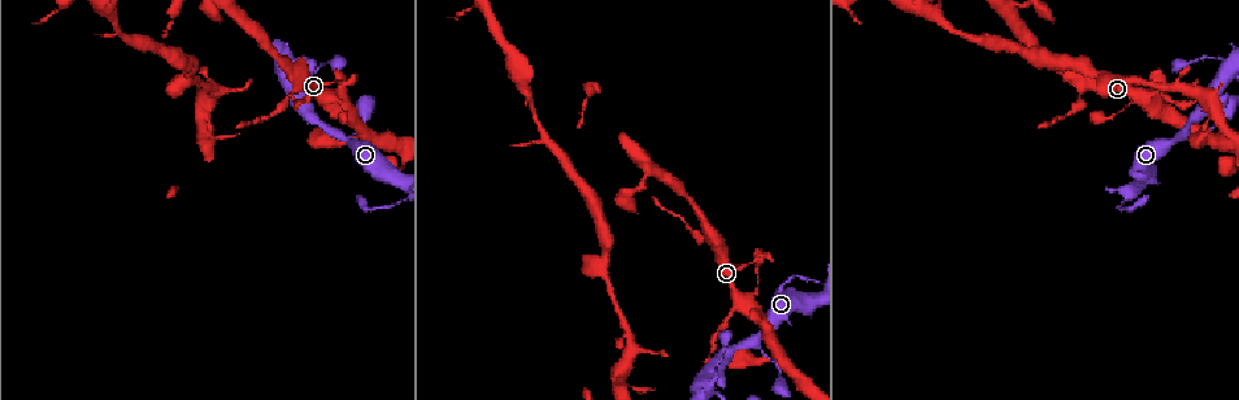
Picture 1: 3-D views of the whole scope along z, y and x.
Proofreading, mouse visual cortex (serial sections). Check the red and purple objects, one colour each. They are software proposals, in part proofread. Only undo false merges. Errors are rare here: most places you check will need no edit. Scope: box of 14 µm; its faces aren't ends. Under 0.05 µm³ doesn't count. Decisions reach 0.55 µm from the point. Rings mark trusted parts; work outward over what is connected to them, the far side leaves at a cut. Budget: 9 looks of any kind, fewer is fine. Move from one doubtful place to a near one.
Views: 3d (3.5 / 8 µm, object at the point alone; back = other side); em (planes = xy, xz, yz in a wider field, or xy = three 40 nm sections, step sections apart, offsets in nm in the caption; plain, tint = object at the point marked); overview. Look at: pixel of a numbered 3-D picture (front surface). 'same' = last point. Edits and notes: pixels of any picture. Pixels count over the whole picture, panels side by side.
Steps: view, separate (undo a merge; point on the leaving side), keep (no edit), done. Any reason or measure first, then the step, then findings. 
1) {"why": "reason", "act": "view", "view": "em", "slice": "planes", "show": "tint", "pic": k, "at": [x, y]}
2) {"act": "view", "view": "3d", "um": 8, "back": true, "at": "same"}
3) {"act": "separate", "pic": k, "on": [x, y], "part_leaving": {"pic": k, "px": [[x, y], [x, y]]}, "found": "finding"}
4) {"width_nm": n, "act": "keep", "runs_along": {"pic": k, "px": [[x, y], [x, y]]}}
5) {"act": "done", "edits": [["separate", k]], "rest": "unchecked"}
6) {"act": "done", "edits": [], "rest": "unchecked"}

{"why": "thin neck", "act": "view", "view": "3d", "um": 3.5, "pic": 1, "at": [814, 281]}

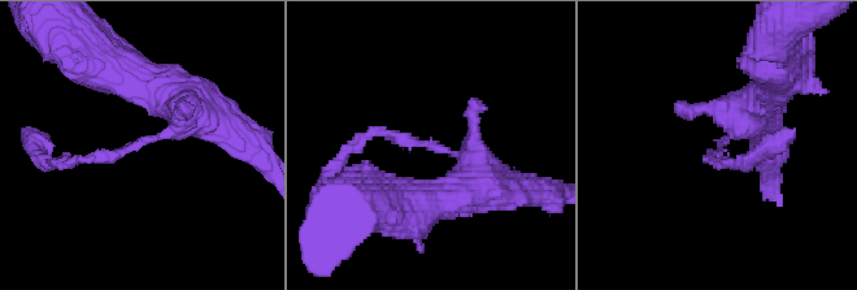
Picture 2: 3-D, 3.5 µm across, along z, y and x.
{"arm_widths_nm": [150, 350], "why": "shape alone is not enough", "act": "view", "view": "em", "slice": "xy", "step": 1, "show": "tint", "pic": 2, "at": [129, 150]}

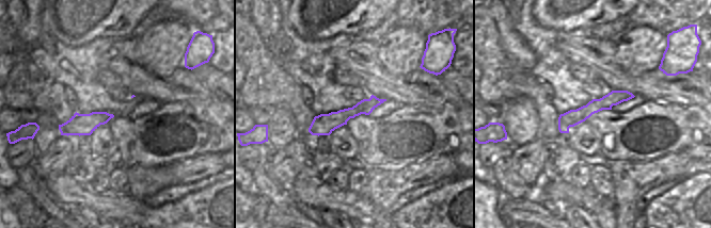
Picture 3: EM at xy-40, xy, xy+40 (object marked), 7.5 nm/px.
{"width_nm": 160, "act": "separate", "pic": 2, "on": [373, 131], "part_leaving": {"pic": 2, "px": [[125, 152], [44, 164], [37, 148]]}, "found": "a second cell is stuck on"}

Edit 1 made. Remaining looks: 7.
{"why": "redraw", "act": "view", "view": "overview"}

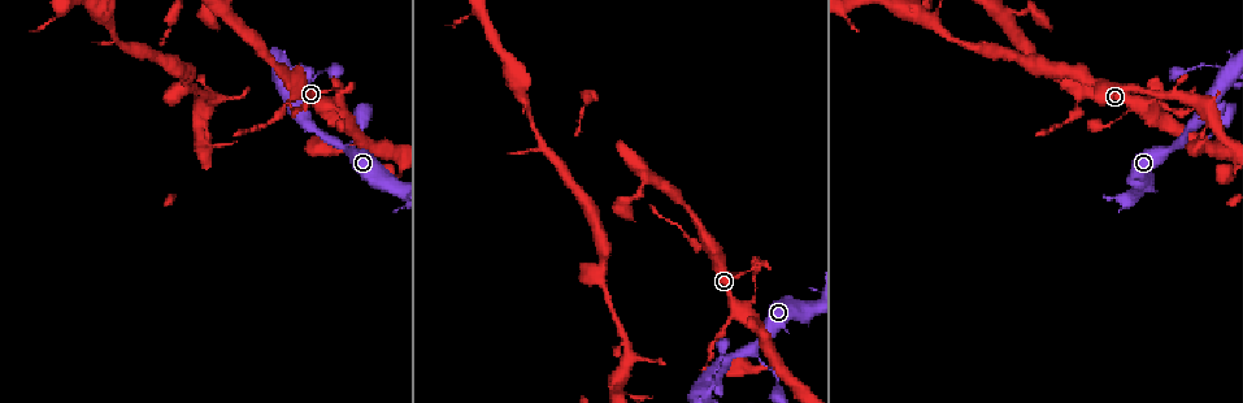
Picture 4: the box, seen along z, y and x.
{"why": "thick turns thin", "act": "view", "view": "3d", "um": 8, "pic": 4, "at": [1118, 118]}

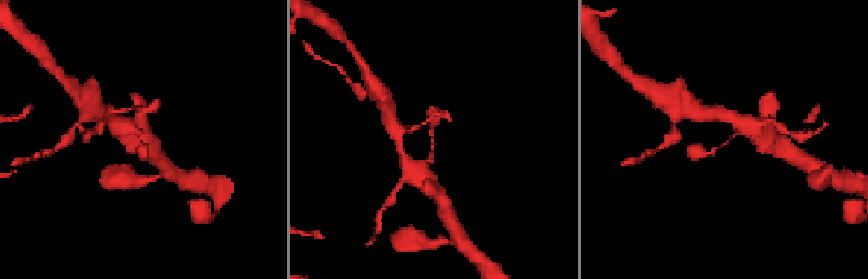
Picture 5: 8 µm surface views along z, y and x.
{"why": "zoom in", "act": "view", "view": "3d", "um": 3.5, "pic": 5, "at": [142, 140]}

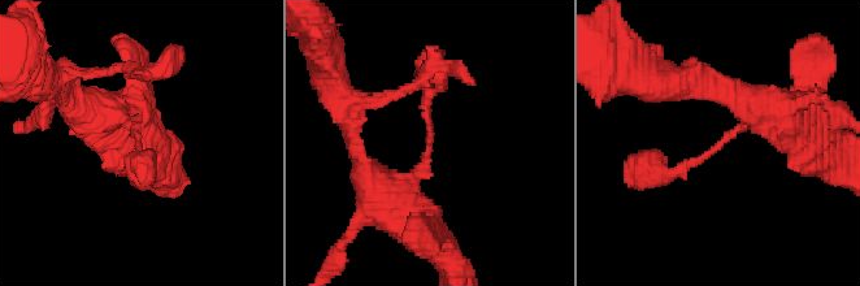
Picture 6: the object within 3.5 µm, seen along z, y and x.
{"arm_widths_nm": [150, 450], "act": "view", "view": "em", "slice": "planes", "show": "tint", "pic": 6, "at": [139, 141]}

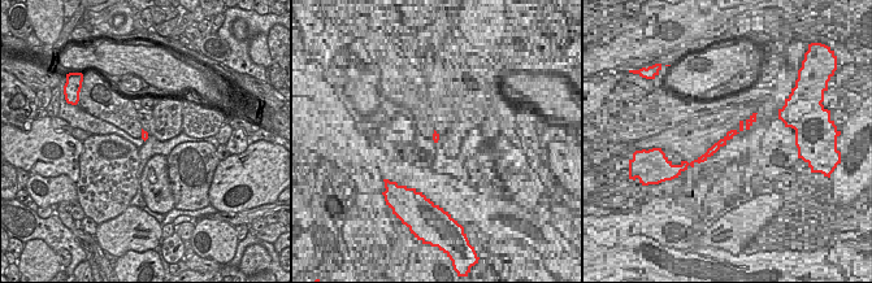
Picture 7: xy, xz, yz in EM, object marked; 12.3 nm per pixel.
{"act": "keep", "runs_along": {"pic": 6, "px": [[772, 111], [669, 176], [648, 170]]}, "found": "one cell here"}

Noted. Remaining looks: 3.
{"why": "side arm on a straight run", "act": "view", "view": "3d", "um": 8, "pic": 4, "at": [303, 86]}

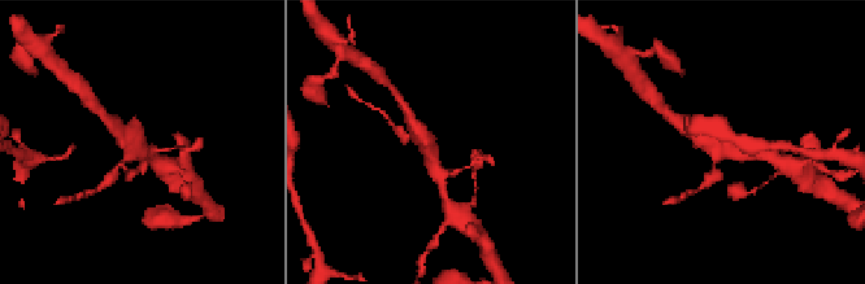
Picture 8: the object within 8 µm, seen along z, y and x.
{"why": "closer look", "act": "view", "view": "3d", "um": 3.5, "back": true, "pic": 8, "at": [720, 144]}

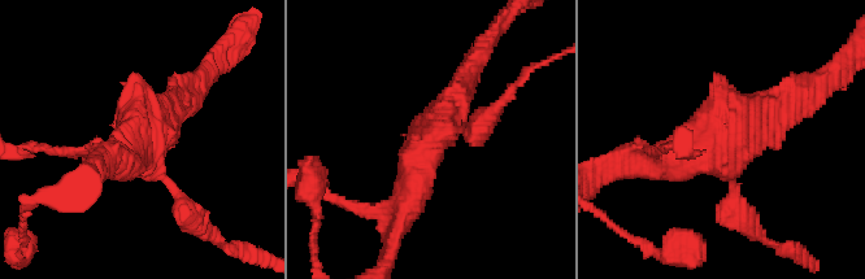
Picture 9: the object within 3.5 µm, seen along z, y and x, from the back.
{"why": "shape alone is not enough", "act": "view", "view": "em", "slice": "xy", "step": 2, "show": "tint", "pic": 9, "at": [130, 139]}

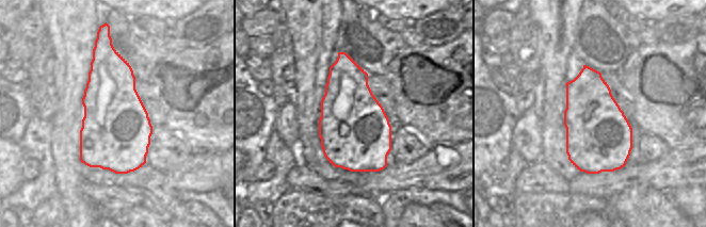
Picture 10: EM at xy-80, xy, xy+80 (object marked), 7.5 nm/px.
{"act": "keep", "runs_along": {"pic": 9, "px": [[400, 217], [424, 140], [464, 78]]}, "found": "all the same cell"}

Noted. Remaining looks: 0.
{"act": "done", "edits": [["separate", 2]], "rest": "unchecked"}

